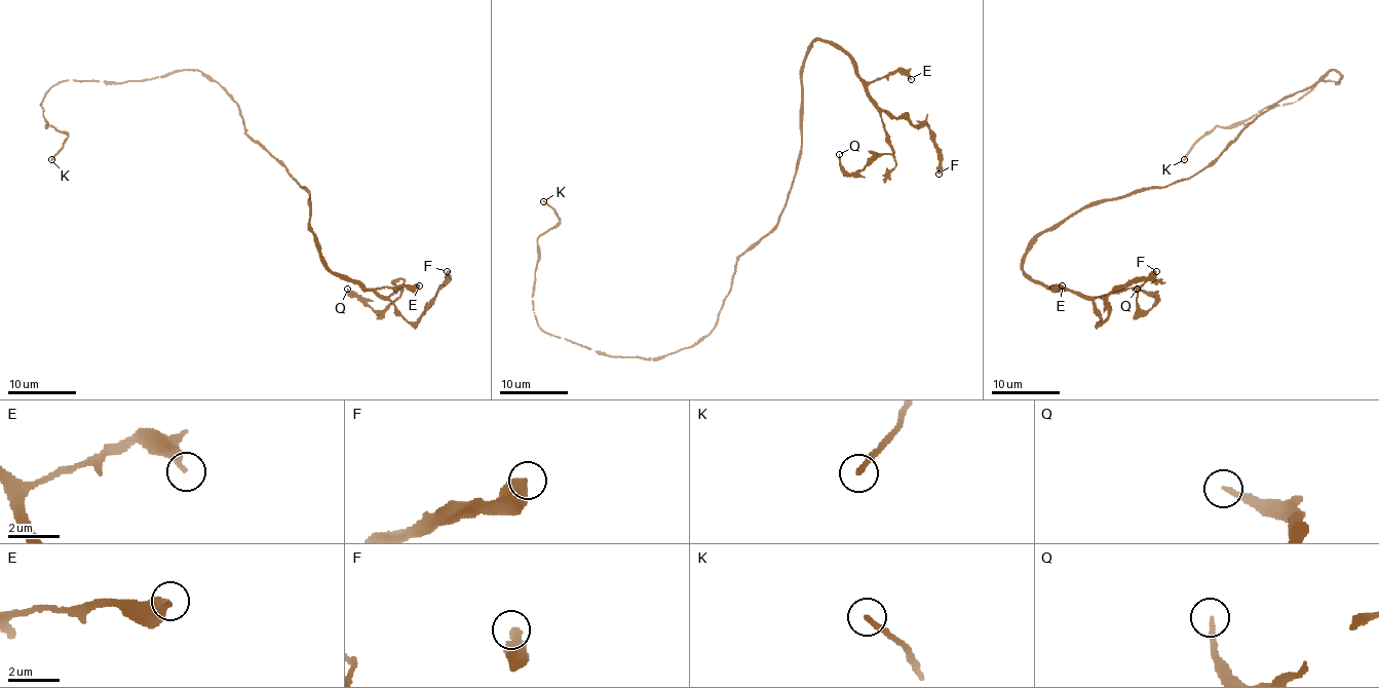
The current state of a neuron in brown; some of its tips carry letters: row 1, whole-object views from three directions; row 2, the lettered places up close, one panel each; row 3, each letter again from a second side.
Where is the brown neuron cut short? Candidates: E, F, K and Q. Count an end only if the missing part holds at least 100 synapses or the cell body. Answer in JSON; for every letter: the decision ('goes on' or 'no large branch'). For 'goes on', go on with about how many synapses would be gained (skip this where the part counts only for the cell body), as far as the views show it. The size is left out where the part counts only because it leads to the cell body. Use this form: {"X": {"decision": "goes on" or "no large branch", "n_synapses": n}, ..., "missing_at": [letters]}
{"E": {"decision": "no large branch"}, "F": {"decision": "no large branch"}, "K": {"decision": "goes on", "n_synapses": 180}, "Q": {"decision": "no large branch"}, "missing_at": ["K"]}

